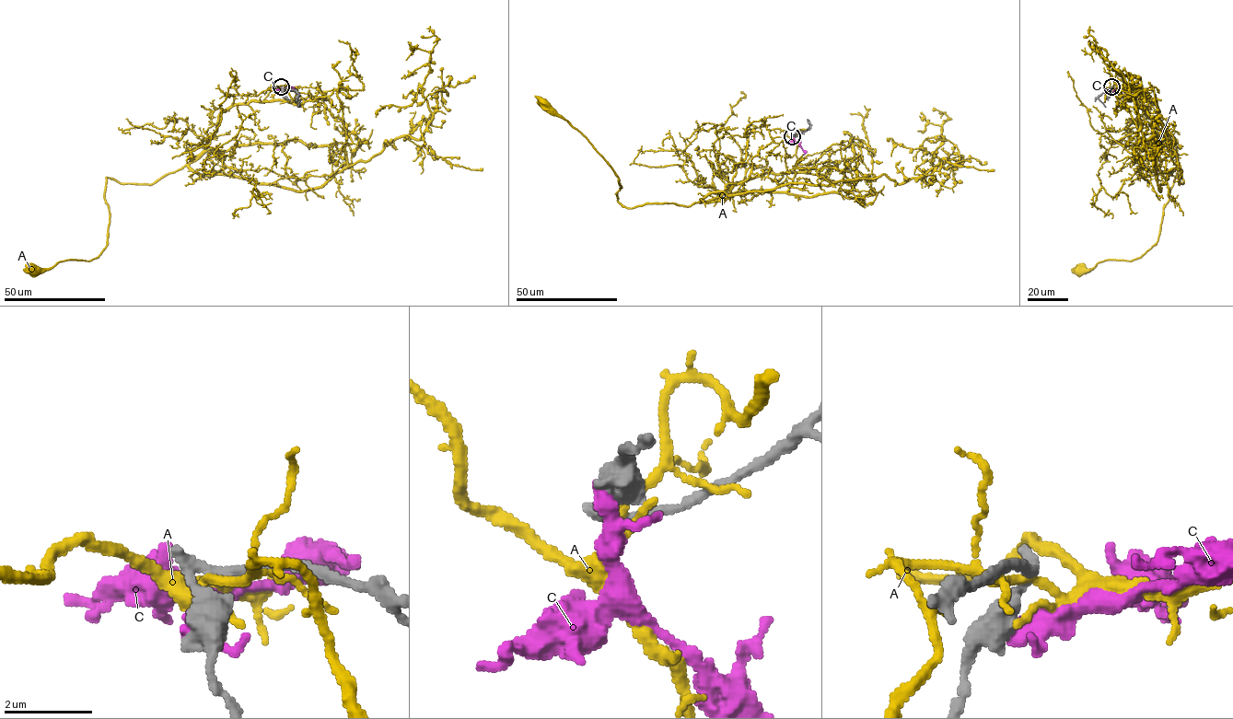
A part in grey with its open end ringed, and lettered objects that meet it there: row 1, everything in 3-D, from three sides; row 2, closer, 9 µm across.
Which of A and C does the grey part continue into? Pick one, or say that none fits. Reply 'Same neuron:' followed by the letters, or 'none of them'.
Same neuron: none of them

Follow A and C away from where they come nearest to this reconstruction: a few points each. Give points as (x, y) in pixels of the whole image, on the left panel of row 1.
A: (283, 88), (303, 104), (229, 106), (179, 169), (150, 184), (107, 178), (102, 251), (33, 271)
C: (282, 90), (291, 86), (293, 88), (290, 90)

